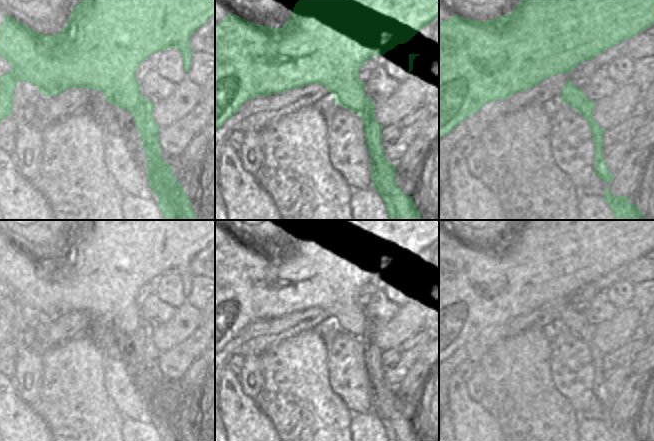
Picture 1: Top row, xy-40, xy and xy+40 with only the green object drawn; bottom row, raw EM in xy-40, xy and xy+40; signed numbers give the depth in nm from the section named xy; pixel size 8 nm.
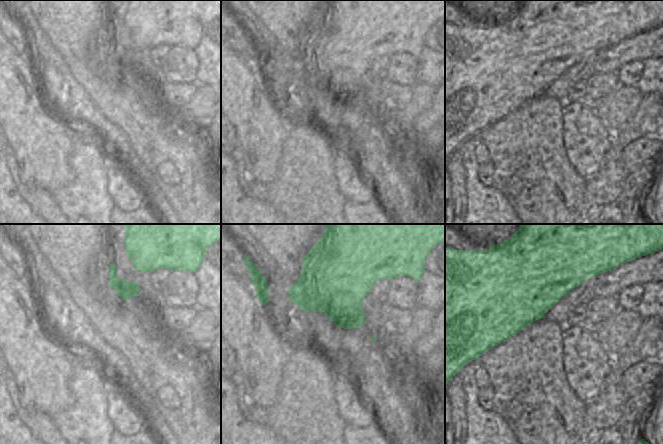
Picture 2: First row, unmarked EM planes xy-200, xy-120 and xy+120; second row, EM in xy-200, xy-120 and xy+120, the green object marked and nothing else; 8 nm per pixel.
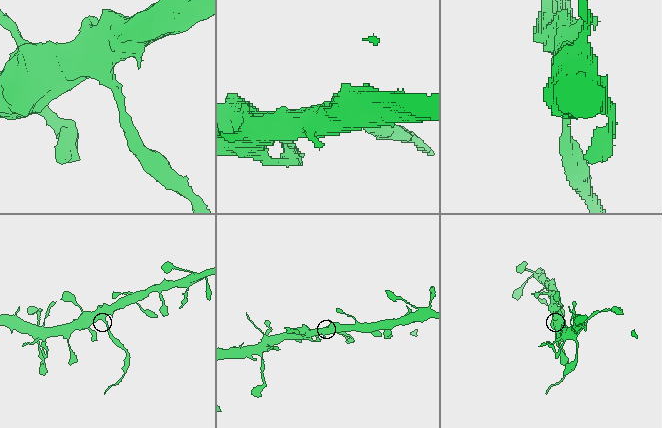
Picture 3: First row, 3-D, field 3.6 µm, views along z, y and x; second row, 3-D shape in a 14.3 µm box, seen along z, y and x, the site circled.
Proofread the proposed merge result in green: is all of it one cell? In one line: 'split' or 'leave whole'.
split

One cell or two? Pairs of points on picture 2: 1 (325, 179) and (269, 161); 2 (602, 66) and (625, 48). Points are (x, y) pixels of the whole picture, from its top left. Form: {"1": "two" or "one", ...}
{"1": "two", "2": "one"}

